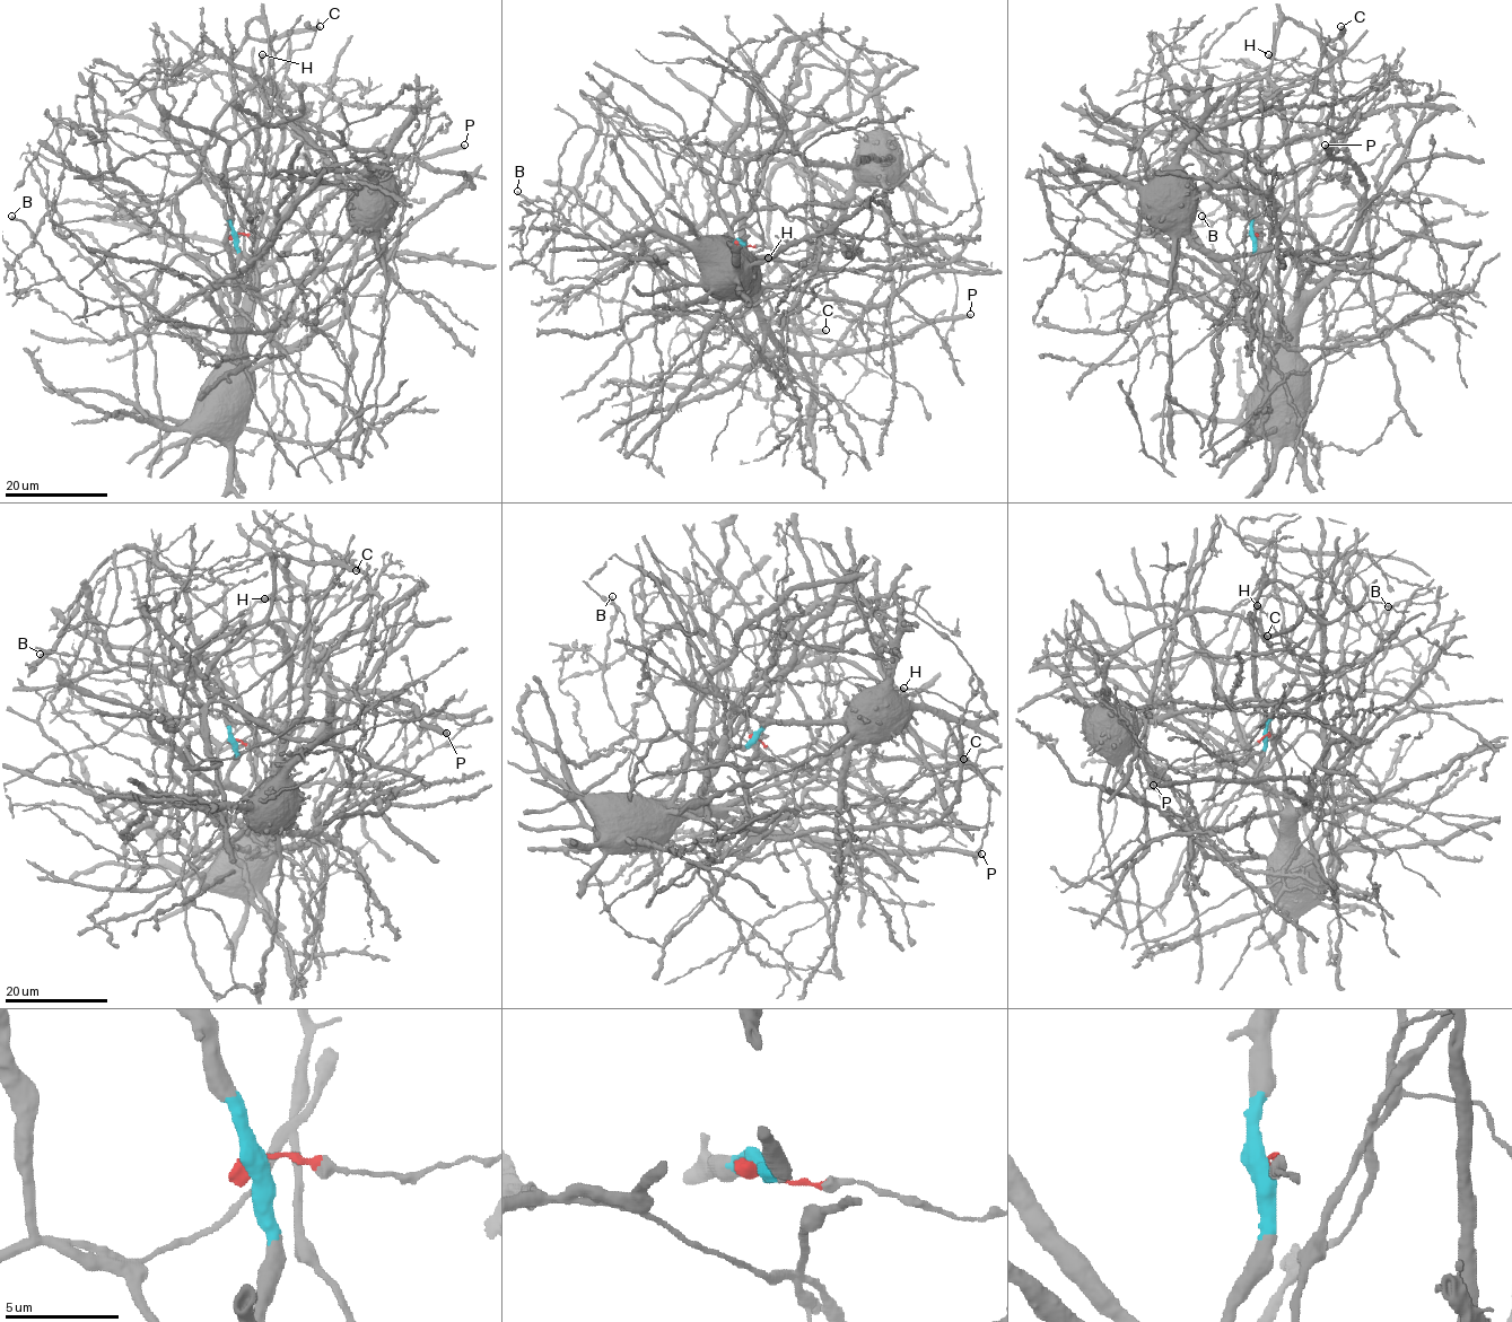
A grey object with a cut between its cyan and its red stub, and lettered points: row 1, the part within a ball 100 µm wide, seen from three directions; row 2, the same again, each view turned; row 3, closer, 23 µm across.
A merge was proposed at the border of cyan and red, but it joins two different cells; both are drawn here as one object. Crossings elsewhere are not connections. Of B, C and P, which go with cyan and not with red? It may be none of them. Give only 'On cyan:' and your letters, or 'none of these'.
On cyan: B, C, P

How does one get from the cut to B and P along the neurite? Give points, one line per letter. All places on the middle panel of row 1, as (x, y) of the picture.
B: (739, 242), (742, 235), (742, 270), (684, 283), (665, 265), (613, 253), (549, 203), (517, 192)
P: (739, 242), (742, 235), (750, 295), (769, 331), (801, 355), (867, 350), (927, 324), (970, 314)

